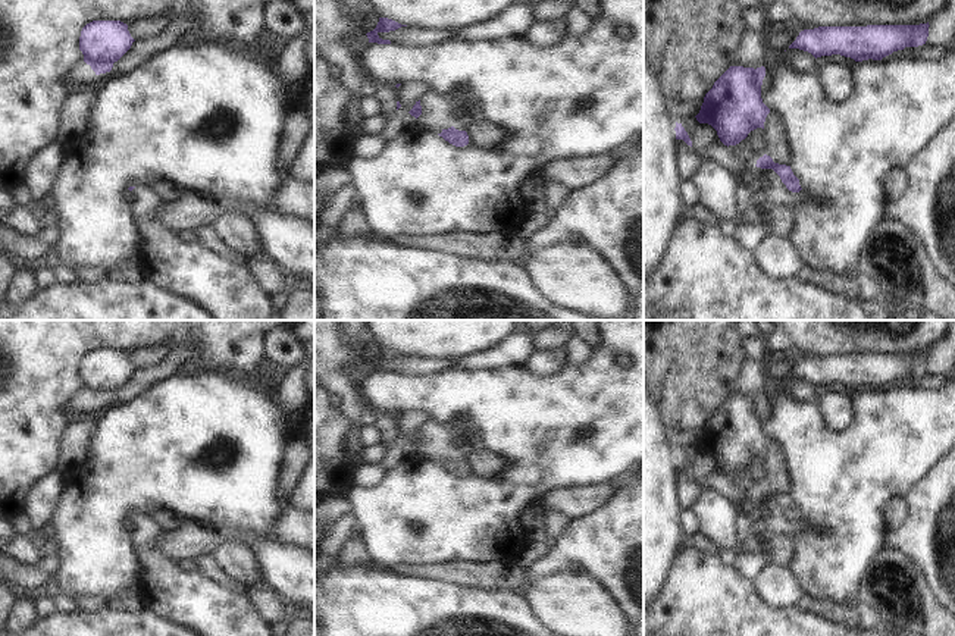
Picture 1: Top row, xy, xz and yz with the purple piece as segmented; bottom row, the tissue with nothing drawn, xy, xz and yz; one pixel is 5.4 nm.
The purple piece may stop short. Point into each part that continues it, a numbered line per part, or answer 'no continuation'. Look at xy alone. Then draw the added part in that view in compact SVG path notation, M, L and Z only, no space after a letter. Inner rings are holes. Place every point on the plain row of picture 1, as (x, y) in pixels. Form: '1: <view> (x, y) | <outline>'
1: xy (188, 598) | M150 517L132 518L131 539L140 563L135 577L143 608L203 636L272 636L250 604L198 570L184 571L159 549L165 530Z

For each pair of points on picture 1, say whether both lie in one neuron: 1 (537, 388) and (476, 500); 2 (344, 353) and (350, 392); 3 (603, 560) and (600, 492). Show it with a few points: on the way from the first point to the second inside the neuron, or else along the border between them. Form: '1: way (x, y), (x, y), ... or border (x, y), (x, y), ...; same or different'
1: way (537, 419), (535, 454), (507, 482); same
2: way (344, 363), (344, 382); same
3: border (616, 489), (603, 504), (572, 520); different

